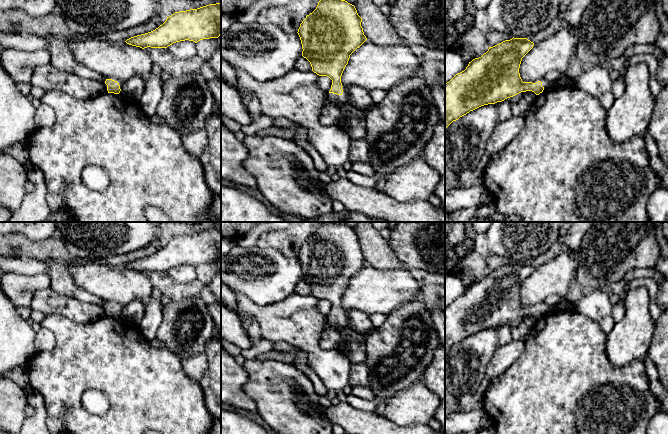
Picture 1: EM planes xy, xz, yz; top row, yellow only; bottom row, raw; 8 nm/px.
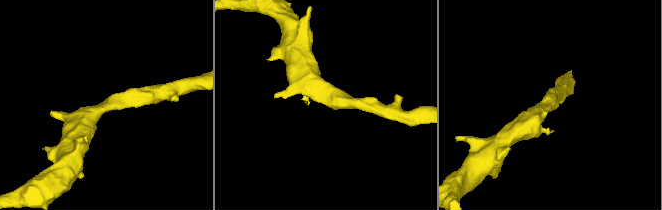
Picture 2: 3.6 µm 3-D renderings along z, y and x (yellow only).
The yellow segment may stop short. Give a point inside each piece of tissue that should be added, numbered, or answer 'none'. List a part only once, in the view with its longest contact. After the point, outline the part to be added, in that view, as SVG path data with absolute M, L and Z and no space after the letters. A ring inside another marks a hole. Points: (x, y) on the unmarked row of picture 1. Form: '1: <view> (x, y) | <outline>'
1: xz (343, 322) | M342 311L342 313L343 313L343 317L341 319L328 316L328 319L327 319L328 323L335 325L335 326L343 327L343 328L346 327L349 323L347 314L344 311Z

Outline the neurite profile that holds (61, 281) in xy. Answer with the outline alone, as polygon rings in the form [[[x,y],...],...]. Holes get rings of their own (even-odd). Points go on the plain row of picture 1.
[[[44,262],[48,267],[48,276],[51,279],[51,288],[58,294],[72,297],[86,303],[105,307],[106,303],[99,297],[92,295],[85,289],[77,286],[67,268],[58,262]]]

